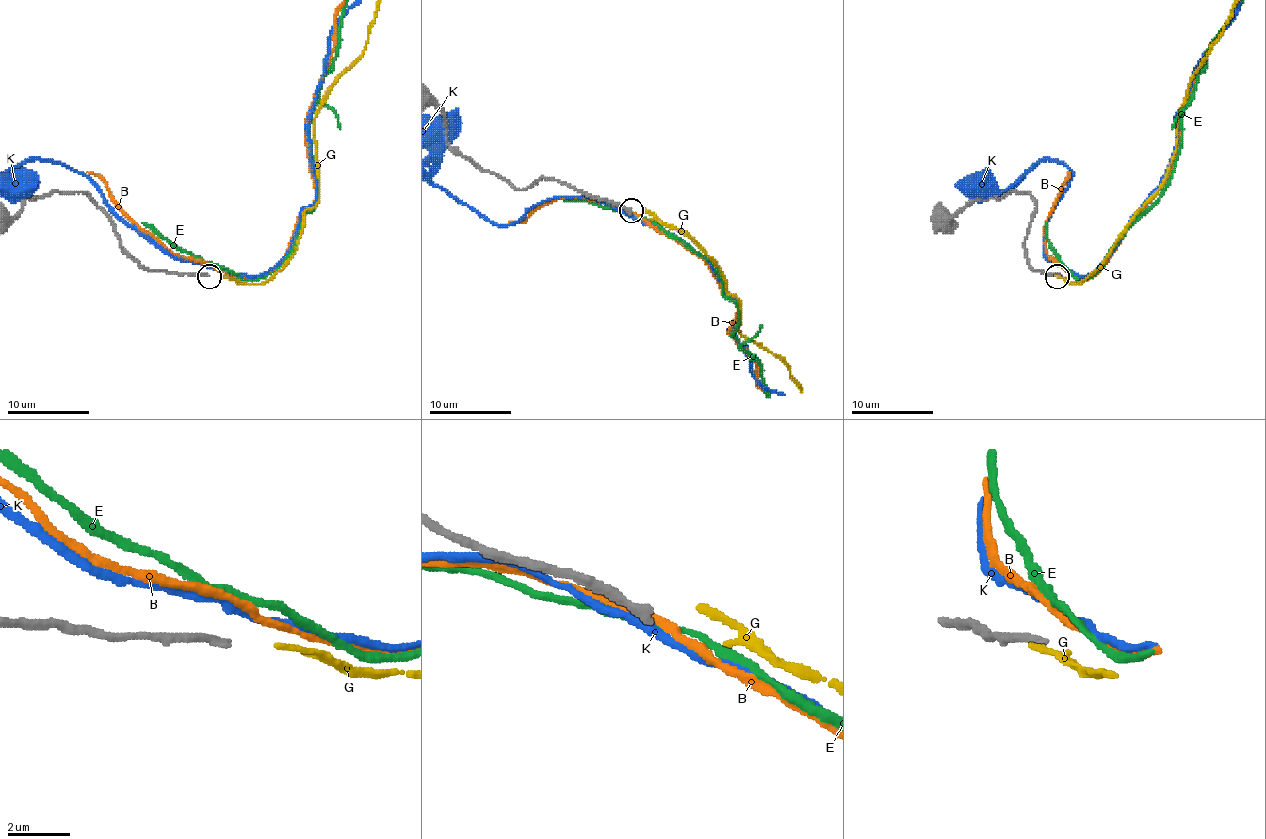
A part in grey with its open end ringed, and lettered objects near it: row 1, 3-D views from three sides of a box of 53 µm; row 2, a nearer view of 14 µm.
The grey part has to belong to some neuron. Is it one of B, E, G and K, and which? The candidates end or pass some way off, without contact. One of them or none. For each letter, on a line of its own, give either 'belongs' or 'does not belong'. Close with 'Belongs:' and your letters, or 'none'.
B: does not belong
E: does not belong
G: belongs
K: does not belong
Belongs: G

